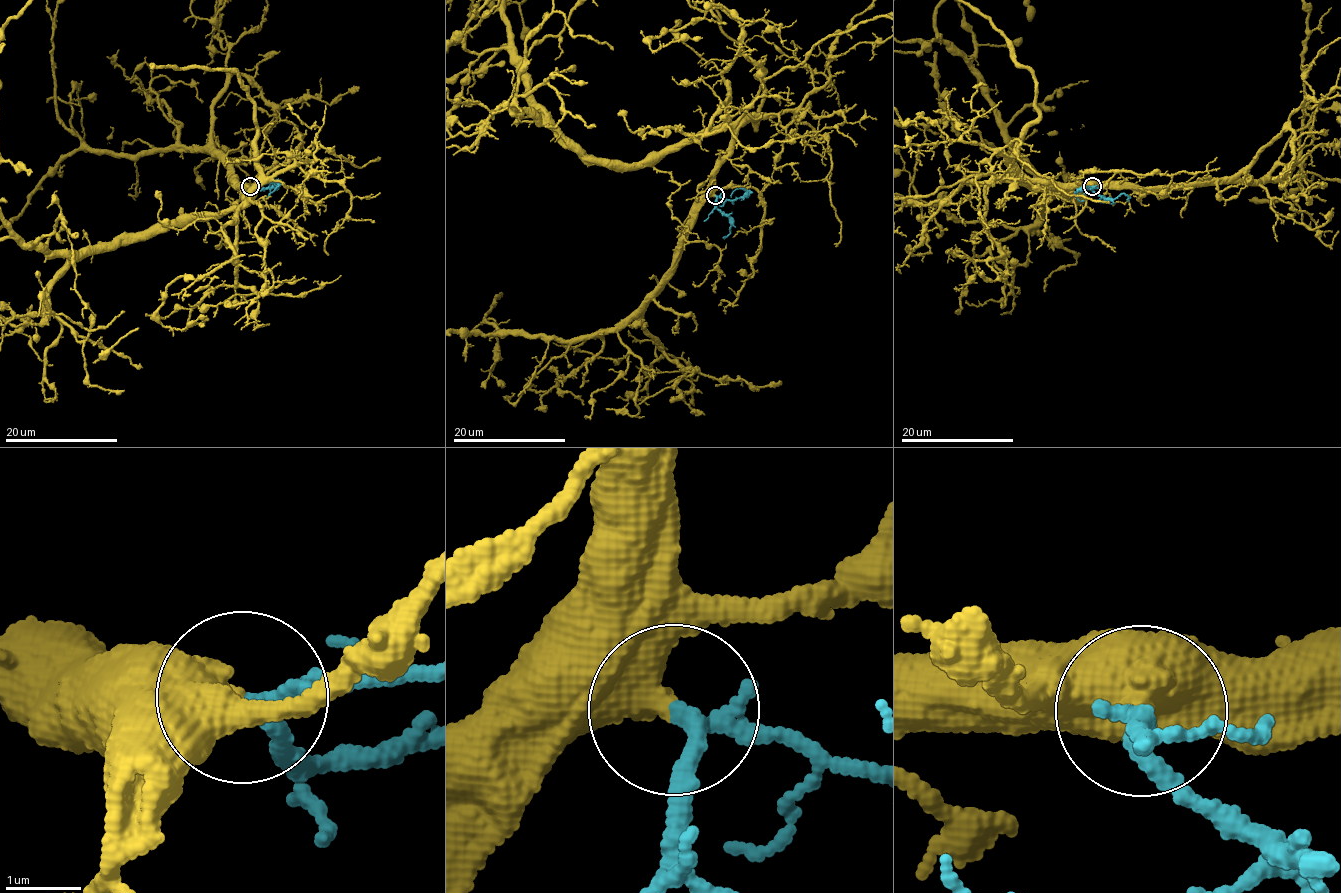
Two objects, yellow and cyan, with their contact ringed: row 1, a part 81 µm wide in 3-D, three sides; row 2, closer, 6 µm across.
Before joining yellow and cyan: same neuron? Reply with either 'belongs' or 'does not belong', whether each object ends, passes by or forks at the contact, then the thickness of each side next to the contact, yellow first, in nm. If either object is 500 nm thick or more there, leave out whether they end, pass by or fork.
belongs | 550/200 nm

